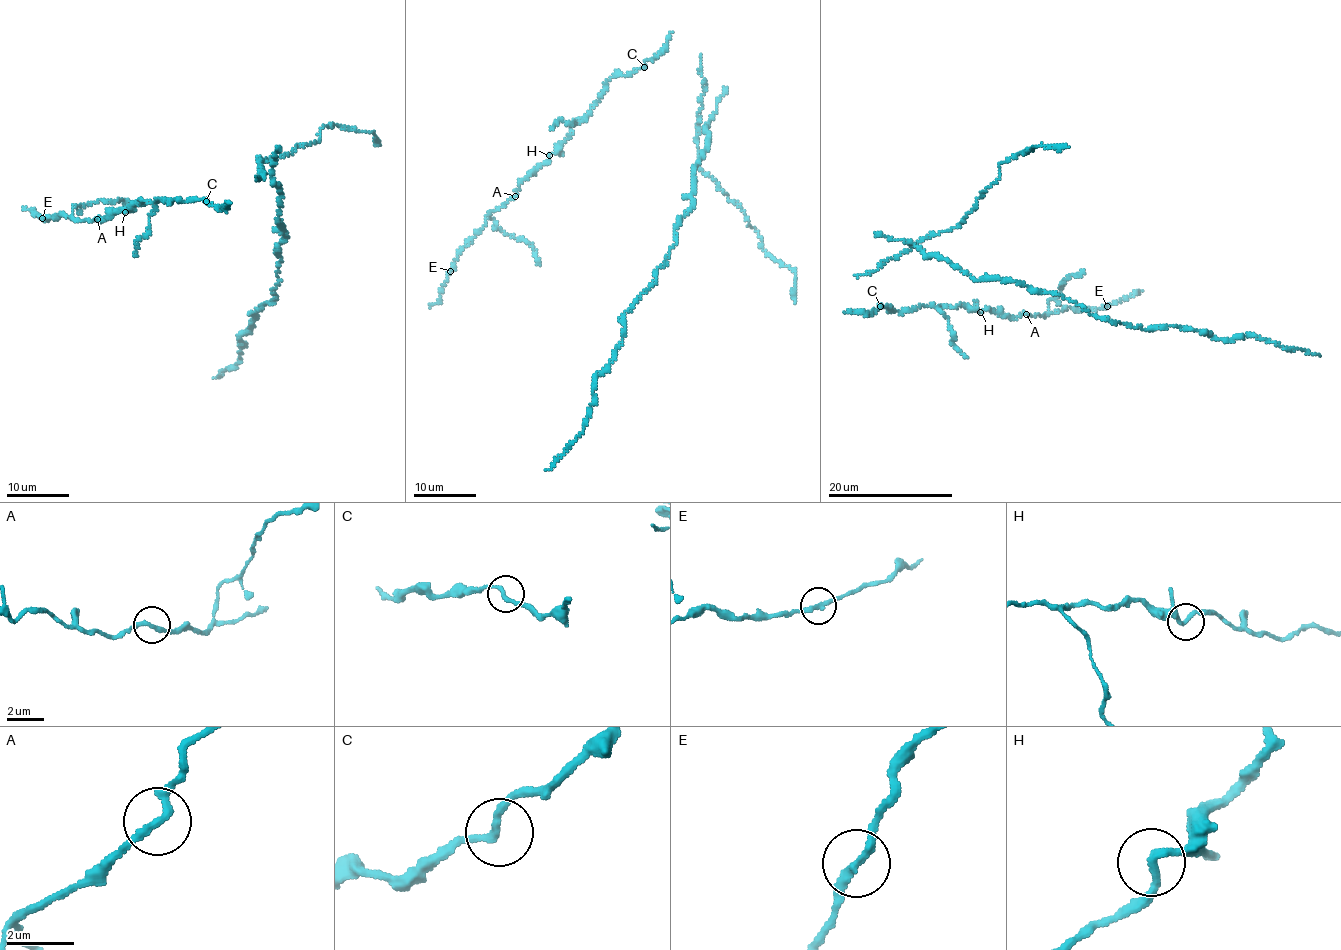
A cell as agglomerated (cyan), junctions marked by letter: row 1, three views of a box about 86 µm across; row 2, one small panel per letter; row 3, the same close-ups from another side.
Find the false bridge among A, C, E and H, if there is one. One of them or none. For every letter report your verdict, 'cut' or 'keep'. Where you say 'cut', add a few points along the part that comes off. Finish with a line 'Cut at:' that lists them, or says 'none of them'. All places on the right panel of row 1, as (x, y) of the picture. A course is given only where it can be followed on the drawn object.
A: keep
C: keep
E: keep
H: keep
Cut at: none of them

